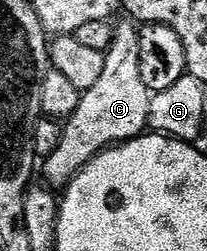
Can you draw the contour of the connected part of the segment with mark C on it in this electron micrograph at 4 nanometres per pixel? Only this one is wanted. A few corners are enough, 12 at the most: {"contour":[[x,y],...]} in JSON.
{"contour":[[115,25],[102,75],[42,164],[63,190],[99,152],[145,135],[140,33]]}

